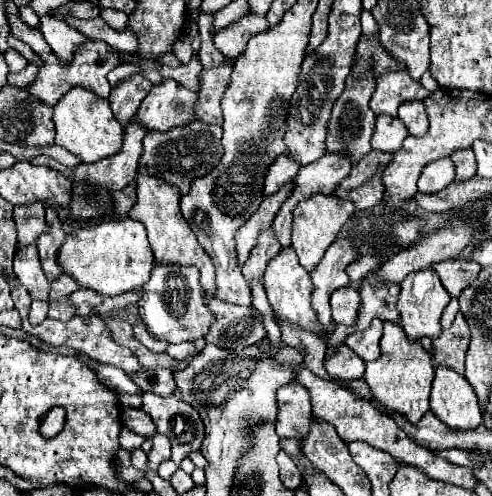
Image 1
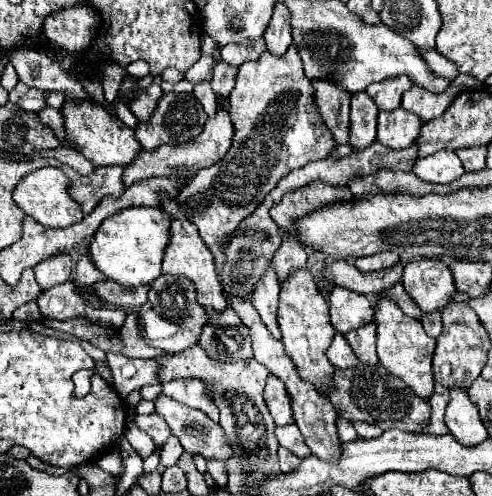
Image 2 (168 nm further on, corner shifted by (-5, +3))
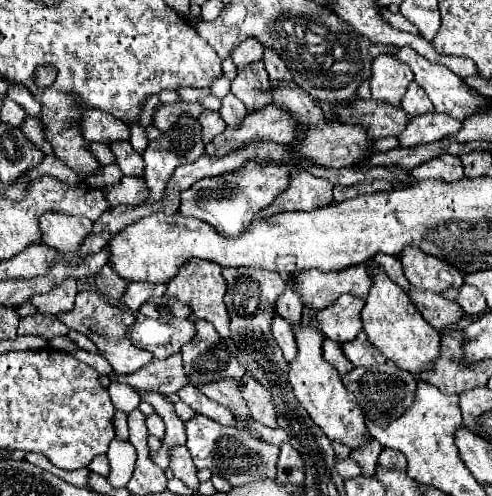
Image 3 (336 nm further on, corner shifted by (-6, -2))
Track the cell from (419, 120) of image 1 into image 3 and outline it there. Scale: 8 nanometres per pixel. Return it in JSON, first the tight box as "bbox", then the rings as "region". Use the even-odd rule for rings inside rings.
{"bbox":[401,82,433,116],"region":[[[411,82],[407,86],[407,92],[401,100],[401,108],[407,110],[409,114],[417,116],[417,114],[425,114],[425,112],[433,112],[433,106],[431,106],[431,100],[427,98],[425,90],[417,84],[417,82]]]}

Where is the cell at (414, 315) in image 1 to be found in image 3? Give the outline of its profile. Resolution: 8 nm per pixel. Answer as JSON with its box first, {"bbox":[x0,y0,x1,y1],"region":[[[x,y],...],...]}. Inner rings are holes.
{"bbox":[399,246,463,294],"region":[[[405,246],[399,258],[403,262],[405,276],[417,288],[427,288],[439,294],[449,286],[463,286],[463,276],[457,268],[437,256],[425,254],[421,248]]]}

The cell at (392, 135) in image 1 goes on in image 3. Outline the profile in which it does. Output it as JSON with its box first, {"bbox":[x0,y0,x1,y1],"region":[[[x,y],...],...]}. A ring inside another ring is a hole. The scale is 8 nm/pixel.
{"bbox":[399,112,461,146],"region":[[[427,112],[415,116],[403,134],[399,134],[401,146],[417,146],[417,144],[427,144],[435,140],[449,138],[451,134],[457,134],[461,130],[461,122],[451,118],[449,114],[439,114],[439,112]]]}

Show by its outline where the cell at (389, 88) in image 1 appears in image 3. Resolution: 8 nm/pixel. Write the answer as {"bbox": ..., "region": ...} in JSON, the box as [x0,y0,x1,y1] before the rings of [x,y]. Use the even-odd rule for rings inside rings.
{"bbox":[371,54,411,106],"region":[[[379,54],[371,68],[371,96],[375,100],[387,100],[393,106],[399,106],[411,80],[411,68],[405,62],[389,54]]]}

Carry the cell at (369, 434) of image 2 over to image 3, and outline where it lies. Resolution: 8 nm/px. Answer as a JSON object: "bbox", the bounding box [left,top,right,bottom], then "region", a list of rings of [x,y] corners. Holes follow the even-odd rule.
{"bbox":[351,440,383,478],"region":[[[371,440],[363,448],[351,452],[351,460],[355,460],[361,466],[361,476],[365,476],[365,478],[375,476],[375,462],[377,462],[381,450],[383,450],[383,446],[377,440]]]}

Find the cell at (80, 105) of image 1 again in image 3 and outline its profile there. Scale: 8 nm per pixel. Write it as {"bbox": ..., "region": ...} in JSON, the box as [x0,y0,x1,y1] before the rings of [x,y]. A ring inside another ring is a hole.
{"bbox":[111,142,145,176],"region":[[[119,142],[119,146],[111,146],[111,150],[125,176],[143,176],[145,174],[143,156],[137,154],[129,142]]]}

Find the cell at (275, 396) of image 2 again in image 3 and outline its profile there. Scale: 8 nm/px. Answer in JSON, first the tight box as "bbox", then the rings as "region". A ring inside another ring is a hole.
{"bbox":[239,376,277,428],"region":[[[243,376],[239,384],[241,384],[241,396],[249,408],[249,416],[255,418],[255,422],[259,424],[277,428],[275,410],[271,406],[271,394],[267,394],[267,390],[263,390],[263,386],[259,386],[259,382],[253,382],[253,378],[249,376]]]}

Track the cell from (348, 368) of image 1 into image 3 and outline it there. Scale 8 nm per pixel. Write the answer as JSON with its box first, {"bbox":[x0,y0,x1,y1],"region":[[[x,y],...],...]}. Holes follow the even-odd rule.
{"bbox":[323,340,353,376],"region":[[[325,340],[325,342],[323,342],[323,358],[325,358],[341,376],[345,376],[347,372],[353,370],[351,362],[347,362],[347,358],[343,358],[341,346],[339,346],[337,342],[331,342],[331,340]]]}

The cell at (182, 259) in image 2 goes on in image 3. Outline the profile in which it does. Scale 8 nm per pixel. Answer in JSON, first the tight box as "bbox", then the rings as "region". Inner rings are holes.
{"bbox":[167,260,229,338],"region":[[[191,260],[187,266],[183,266],[183,270],[179,270],[179,274],[167,284],[167,298],[177,298],[183,304],[189,304],[191,308],[191,322],[197,320],[207,320],[215,326],[215,330],[219,332],[221,338],[229,338],[229,314],[225,310],[223,304],[223,296],[225,296],[227,284],[225,278],[221,276],[221,268],[213,262],[207,260]]]}

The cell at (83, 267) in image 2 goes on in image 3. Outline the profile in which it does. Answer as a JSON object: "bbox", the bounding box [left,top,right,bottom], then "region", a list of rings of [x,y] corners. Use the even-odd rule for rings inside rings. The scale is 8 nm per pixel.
{"bbox":[95,264,127,306],"region":[[[109,264],[103,266],[103,274],[99,274],[95,284],[99,288],[99,294],[109,298],[111,304],[115,304],[115,306],[121,304],[121,296],[127,290],[127,280],[121,278]]]}

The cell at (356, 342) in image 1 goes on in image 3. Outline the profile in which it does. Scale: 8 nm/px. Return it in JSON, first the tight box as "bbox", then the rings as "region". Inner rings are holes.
{"bbox":[343,332,387,366],"region":[[[361,332],[353,342],[343,344],[343,354],[353,366],[375,366],[387,362],[387,358],[369,342],[365,332]]]}

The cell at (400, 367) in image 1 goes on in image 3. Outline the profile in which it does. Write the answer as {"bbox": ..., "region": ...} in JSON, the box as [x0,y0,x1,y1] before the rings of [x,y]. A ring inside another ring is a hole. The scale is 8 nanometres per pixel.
{"bbox":[361,266,441,374],"region":[[[381,266],[371,270],[371,288],[365,298],[365,306],[361,310],[363,330],[367,332],[373,346],[377,346],[391,362],[395,362],[401,370],[411,374],[421,374],[433,366],[433,360],[439,356],[439,340],[441,334],[425,322],[419,310],[409,300],[409,294],[397,286]]]}

